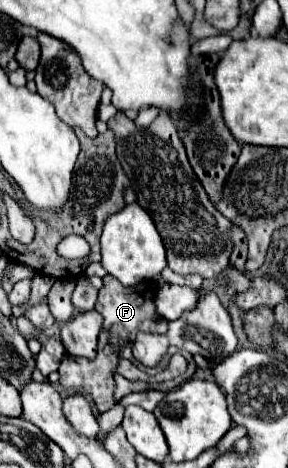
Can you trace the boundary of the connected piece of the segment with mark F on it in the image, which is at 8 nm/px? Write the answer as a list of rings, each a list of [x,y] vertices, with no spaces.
[[[105,276],[103,278],[103,288],[99,290],[97,296],[97,304],[95,310],[103,314],[105,322],[103,322],[103,330],[99,334],[99,348],[97,348],[97,356],[93,360],[89,358],[77,358],[77,356],[63,356],[61,368],[59,368],[59,384],[67,390],[67,392],[81,392],[91,396],[95,408],[99,412],[107,412],[109,408],[115,406],[115,398],[113,398],[113,370],[117,366],[117,362],[121,358],[129,358],[131,360],[131,342],[133,336],[143,330],[143,332],[155,332],[155,334],[165,334],[167,332],[167,320],[161,318],[155,312],[153,300],[151,300],[151,292],[141,294],[135,288],[125,288],[123,284],[119,284],[113,276]]]

